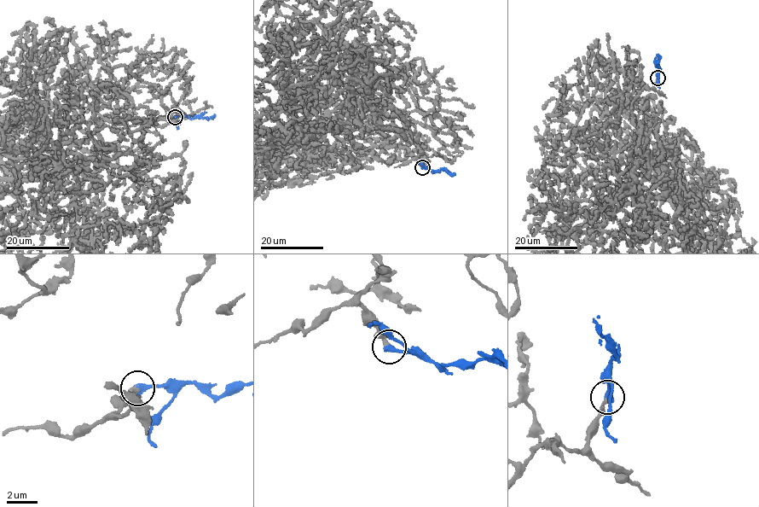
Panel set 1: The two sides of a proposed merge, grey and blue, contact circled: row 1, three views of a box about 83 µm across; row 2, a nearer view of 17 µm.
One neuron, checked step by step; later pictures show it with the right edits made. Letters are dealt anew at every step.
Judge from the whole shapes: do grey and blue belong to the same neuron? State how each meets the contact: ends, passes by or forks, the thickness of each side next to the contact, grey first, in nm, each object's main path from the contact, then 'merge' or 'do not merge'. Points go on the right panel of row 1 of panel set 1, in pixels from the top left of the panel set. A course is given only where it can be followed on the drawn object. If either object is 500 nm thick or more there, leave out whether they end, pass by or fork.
grey passes by | blue ends | 200/420 nm | grey via (657, 78), (631, 110), (648, 142), (651, 176), (717, 241), (730, 232), (722, 235), (731, 247) | blue via (657, 78), (657, 54) | merge

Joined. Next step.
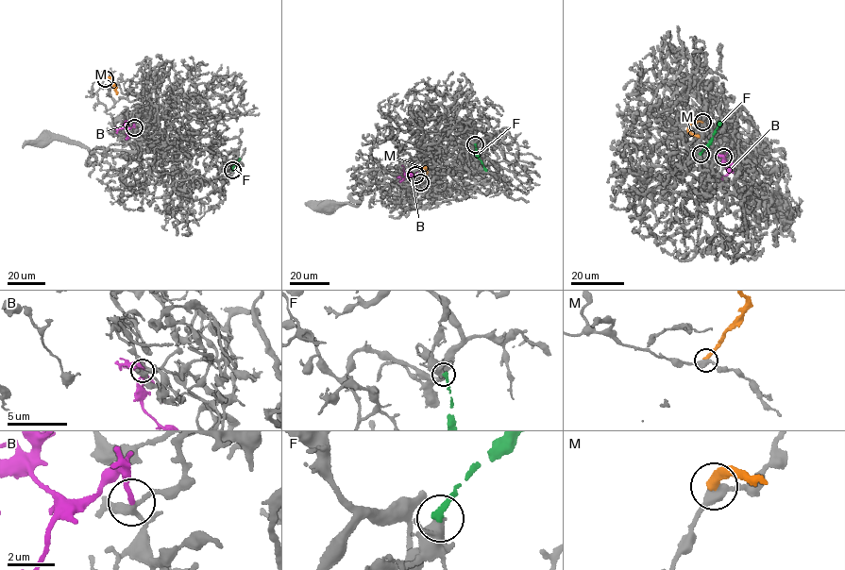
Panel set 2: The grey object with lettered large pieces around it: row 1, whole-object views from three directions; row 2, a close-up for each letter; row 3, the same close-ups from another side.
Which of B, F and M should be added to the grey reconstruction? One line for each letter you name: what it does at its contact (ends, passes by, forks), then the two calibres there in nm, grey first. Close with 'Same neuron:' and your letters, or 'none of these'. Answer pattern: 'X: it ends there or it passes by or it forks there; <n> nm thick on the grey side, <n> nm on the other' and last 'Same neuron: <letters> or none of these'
B: it ends there; 200 nm thick on the grey side, 200 nm on the other
Same neuron: B

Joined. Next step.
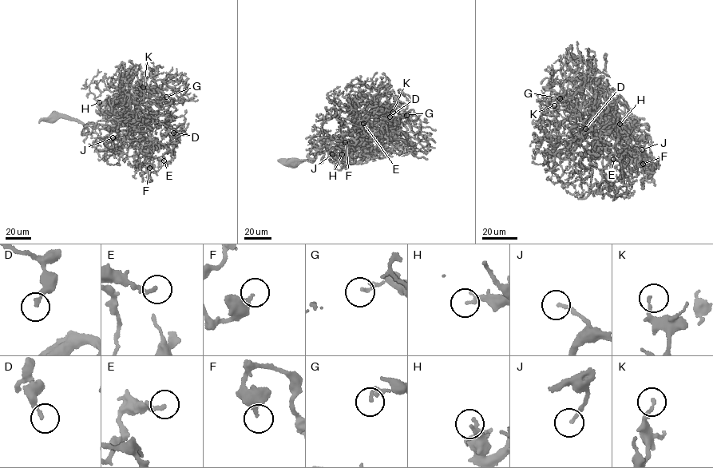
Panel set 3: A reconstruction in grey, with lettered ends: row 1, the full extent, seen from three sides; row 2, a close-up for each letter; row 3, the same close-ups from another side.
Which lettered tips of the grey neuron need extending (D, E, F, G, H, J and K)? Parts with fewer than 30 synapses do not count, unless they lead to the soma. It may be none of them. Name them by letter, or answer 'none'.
J, K

